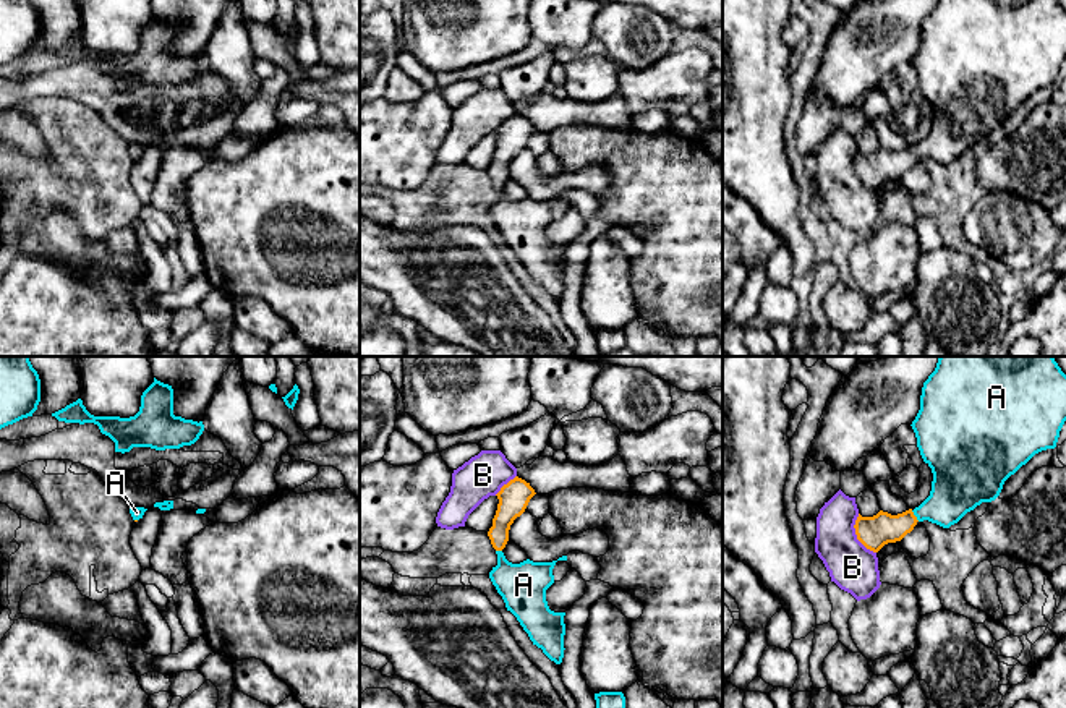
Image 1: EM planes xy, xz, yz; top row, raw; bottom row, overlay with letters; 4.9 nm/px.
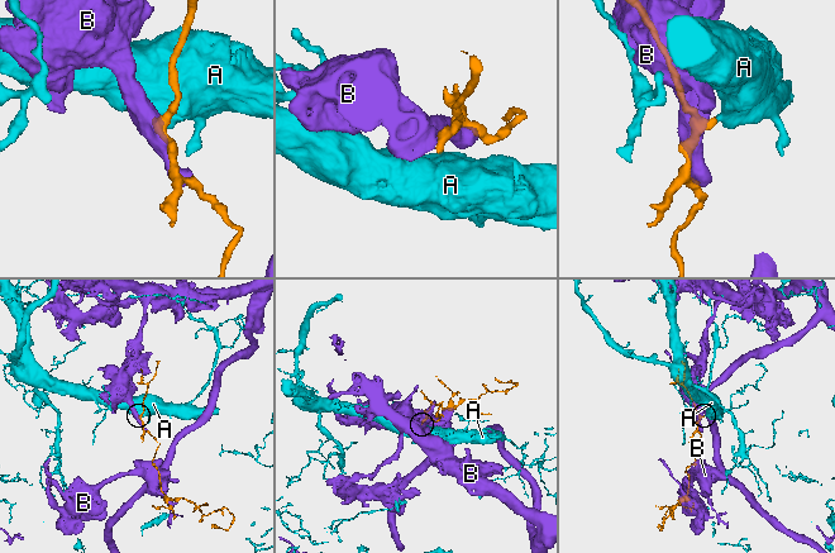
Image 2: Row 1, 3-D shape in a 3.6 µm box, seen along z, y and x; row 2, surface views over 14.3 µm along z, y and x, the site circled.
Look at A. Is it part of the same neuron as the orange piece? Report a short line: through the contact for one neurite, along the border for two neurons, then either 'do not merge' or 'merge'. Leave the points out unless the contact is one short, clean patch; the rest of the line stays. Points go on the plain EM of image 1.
yz (874, 169), (898, 164), (914, 153), (935, 146), (956, 125) | merge

